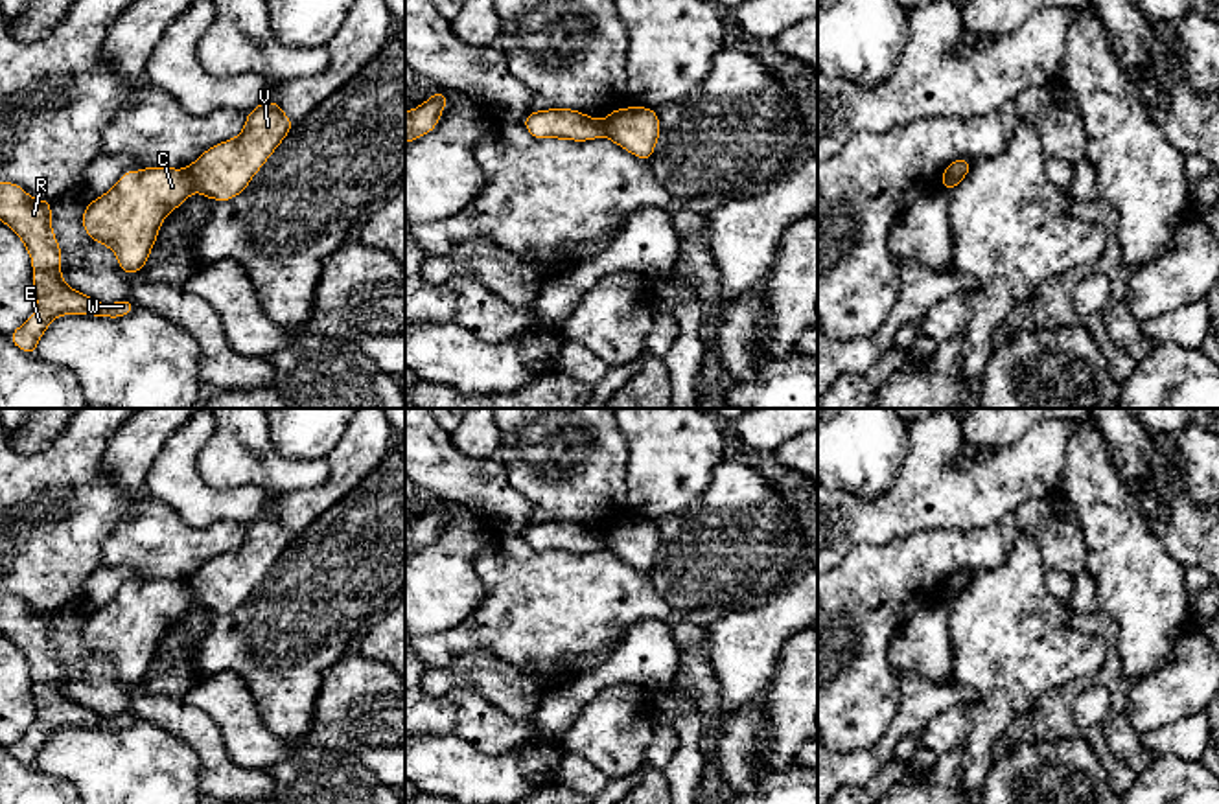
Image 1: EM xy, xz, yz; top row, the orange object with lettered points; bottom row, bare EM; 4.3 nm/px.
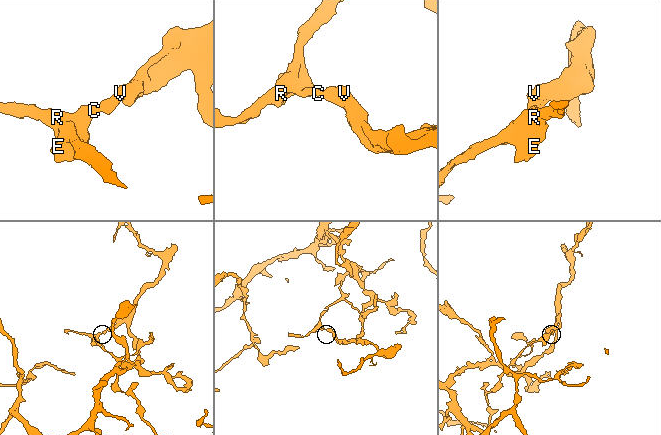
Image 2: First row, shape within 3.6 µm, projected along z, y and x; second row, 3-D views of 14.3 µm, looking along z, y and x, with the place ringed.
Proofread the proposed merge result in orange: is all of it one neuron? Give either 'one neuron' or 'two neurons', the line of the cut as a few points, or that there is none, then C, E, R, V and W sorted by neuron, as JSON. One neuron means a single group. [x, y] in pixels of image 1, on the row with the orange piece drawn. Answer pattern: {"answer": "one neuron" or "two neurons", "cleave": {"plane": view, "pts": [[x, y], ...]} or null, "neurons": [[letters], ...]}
{"answer": "two neurons", "cleave": {"plane": "xy", "pts": [[186, 170], [194, 188]]}, "neurons": [["C", "E", "R", "W"], ["V"]]}

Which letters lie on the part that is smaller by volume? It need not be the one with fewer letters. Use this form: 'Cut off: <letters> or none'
Cut off: C, E, R, W

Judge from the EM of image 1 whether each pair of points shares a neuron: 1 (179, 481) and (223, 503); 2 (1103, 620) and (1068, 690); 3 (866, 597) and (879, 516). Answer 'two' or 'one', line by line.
1: one
2: one
3: two

